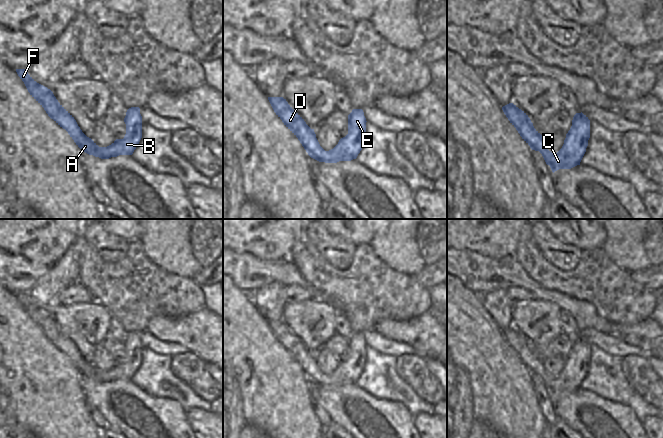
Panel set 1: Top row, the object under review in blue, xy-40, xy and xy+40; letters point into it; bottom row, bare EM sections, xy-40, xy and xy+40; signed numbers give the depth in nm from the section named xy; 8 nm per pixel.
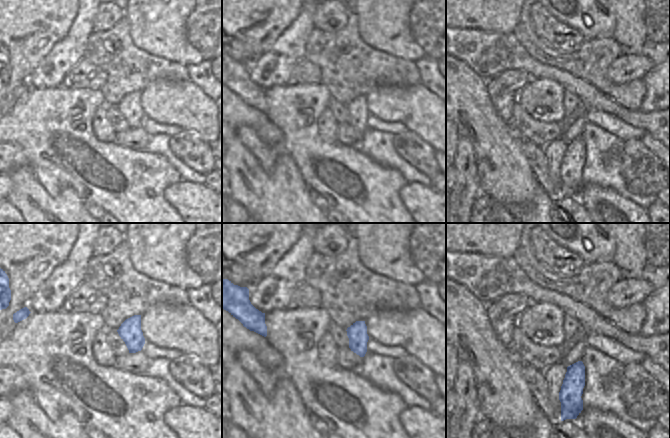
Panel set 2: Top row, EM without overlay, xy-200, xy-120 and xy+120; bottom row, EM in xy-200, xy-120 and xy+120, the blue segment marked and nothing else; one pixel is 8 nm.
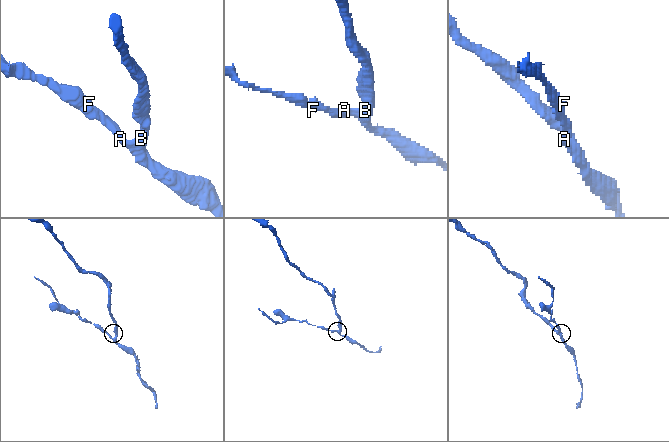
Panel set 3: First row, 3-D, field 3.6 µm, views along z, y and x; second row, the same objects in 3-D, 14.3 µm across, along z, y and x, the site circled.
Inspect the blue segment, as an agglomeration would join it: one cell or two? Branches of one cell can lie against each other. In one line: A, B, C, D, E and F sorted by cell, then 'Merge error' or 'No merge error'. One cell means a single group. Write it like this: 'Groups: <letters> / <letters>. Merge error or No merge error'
Groups: A B C D E F. No merge error

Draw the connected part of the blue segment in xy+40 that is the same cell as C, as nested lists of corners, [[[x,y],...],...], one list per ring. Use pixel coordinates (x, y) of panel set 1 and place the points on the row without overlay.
[[[513,327],[503,330],[502,334],[530,372],[542,378],[553,397],[559,393],[571,393],[580,389],[590,362],[590,344],[582,336],[574,339],[562,372],[553,377],[544,370],[542,359],[534,352],[524,335]]]

